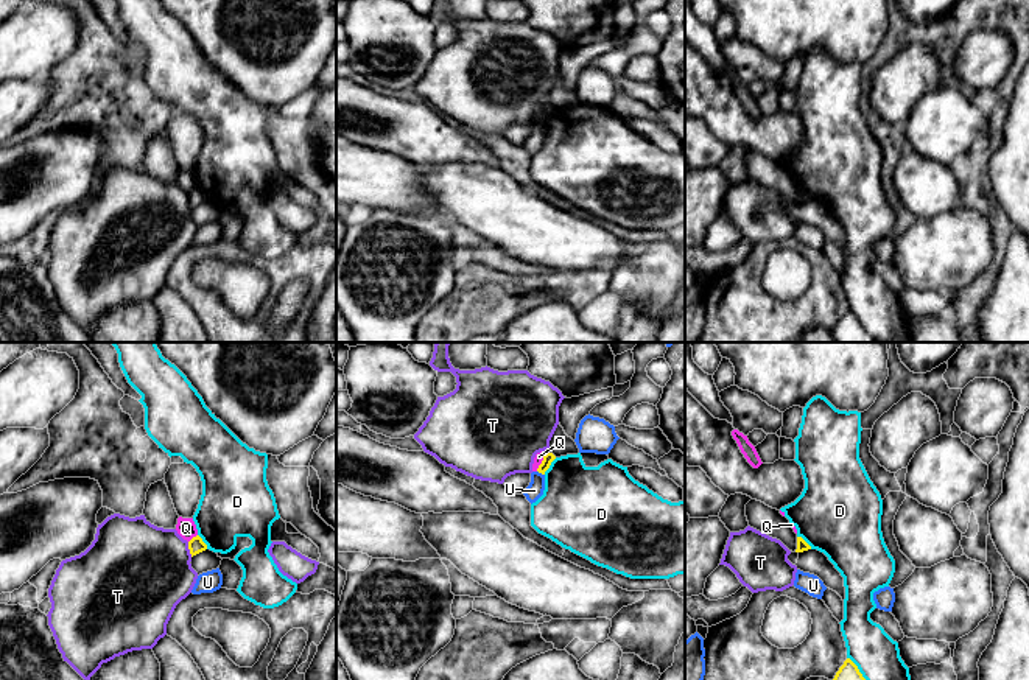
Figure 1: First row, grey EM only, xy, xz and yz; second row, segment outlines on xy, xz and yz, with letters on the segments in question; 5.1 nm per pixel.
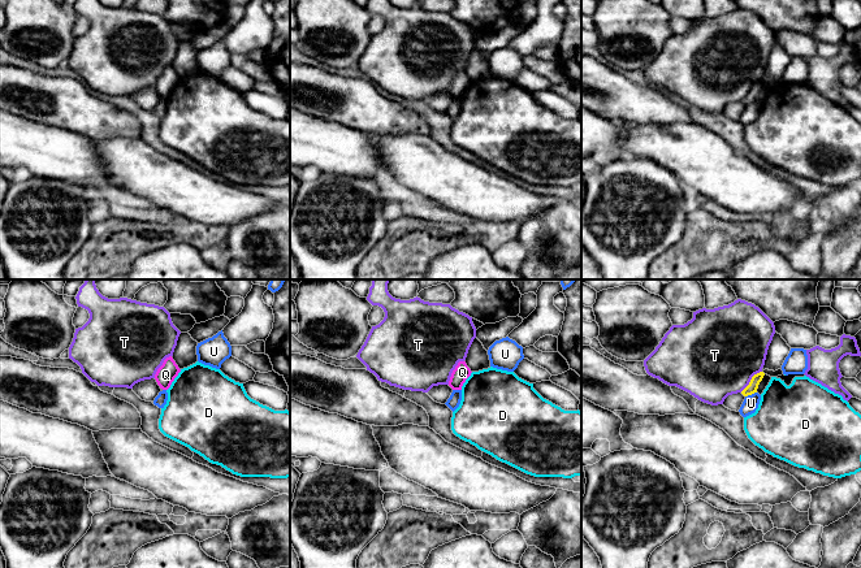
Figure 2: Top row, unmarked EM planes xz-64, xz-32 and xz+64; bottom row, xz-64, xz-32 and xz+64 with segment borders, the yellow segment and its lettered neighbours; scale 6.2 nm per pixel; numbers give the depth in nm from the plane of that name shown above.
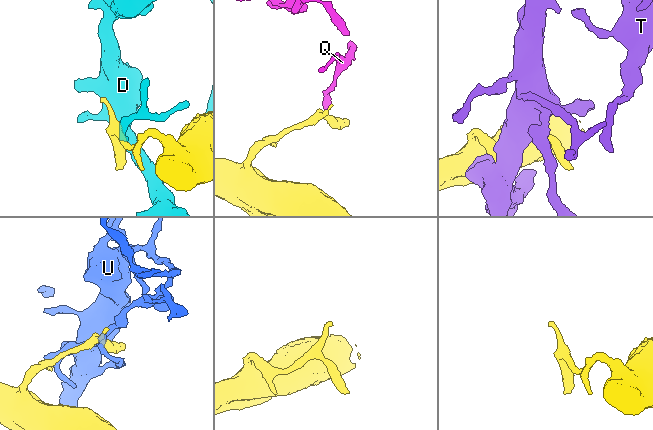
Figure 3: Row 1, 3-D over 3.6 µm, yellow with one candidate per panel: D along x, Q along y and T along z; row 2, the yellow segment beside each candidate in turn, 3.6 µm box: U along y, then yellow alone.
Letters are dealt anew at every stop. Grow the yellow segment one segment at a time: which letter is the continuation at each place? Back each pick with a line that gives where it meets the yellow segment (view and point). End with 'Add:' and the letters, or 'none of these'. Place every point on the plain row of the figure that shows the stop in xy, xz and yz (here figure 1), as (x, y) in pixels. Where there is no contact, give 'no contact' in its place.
Add: none of these

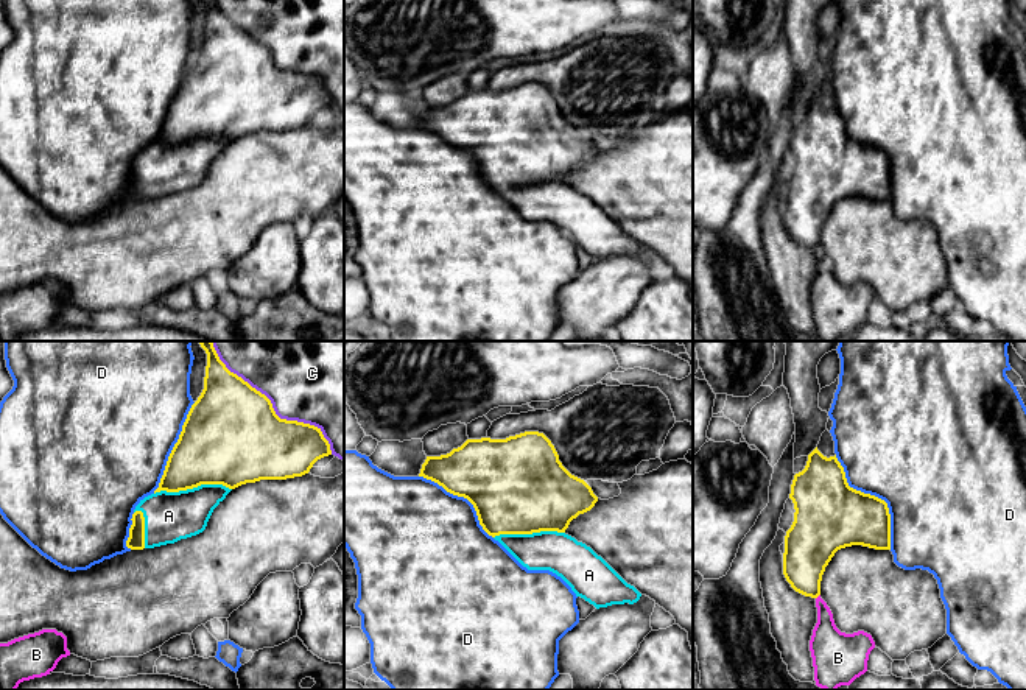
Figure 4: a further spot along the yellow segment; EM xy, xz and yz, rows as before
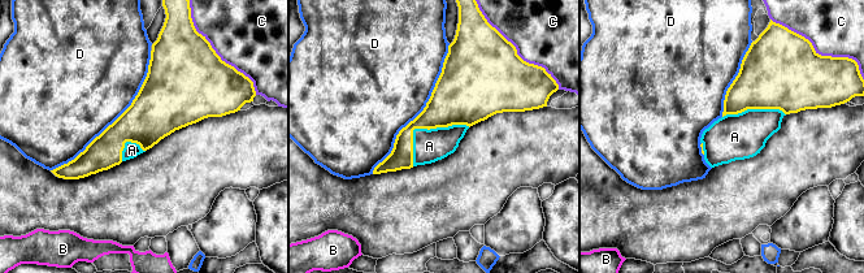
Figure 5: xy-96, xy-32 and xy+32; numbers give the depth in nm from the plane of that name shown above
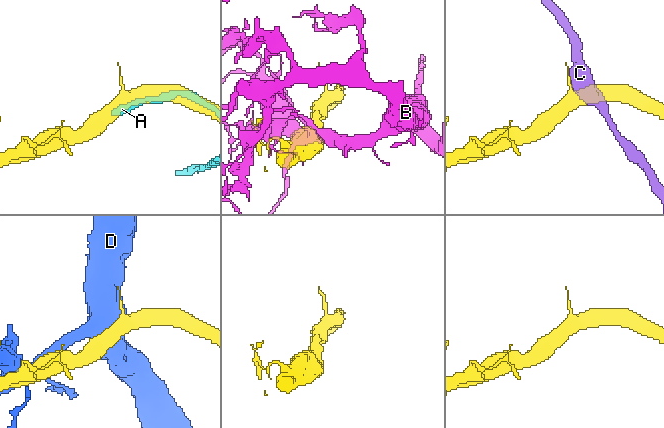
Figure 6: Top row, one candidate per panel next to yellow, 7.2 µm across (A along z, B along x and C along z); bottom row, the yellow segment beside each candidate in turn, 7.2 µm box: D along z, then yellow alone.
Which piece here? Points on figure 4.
A: contact xy (192, 139)
Add: A

